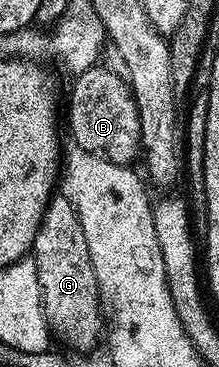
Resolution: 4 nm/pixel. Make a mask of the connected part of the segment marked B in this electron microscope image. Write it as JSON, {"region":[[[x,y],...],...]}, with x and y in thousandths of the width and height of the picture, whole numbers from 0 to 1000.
{"region":[[[447,177],[397,199],[347,207],[329,226],[333,240],[315,248],[315,357],[333,365],[329,387],[397,417],[470,428],[525,450],[594,452],[621,422],[630,431],[648,395],[626,283],[607,278],[607,253],[589,245],[584,223],[557,207],[507,199],[479,180]]]}

